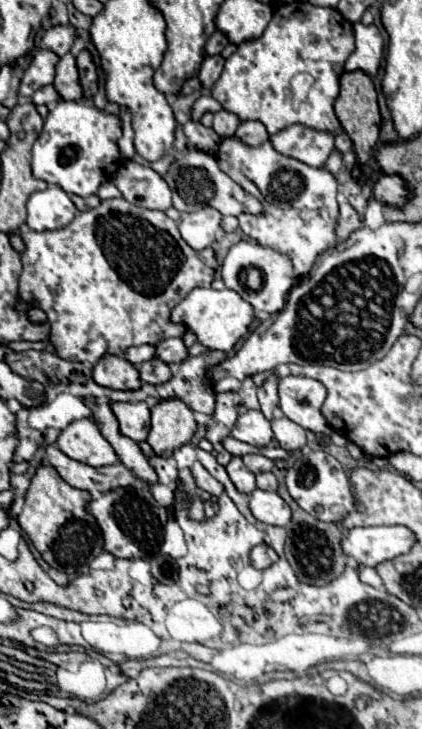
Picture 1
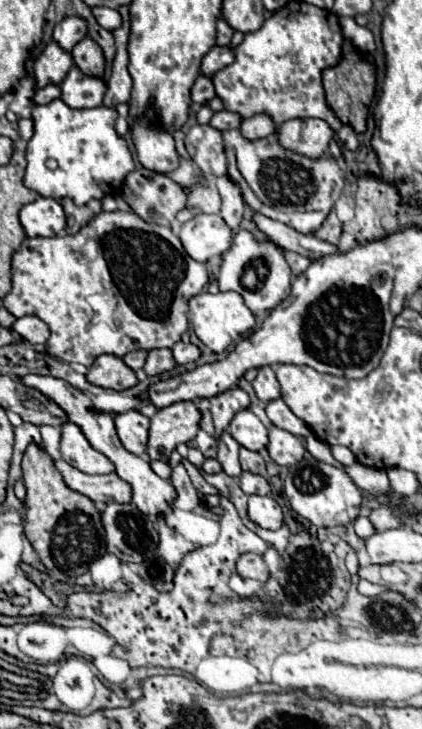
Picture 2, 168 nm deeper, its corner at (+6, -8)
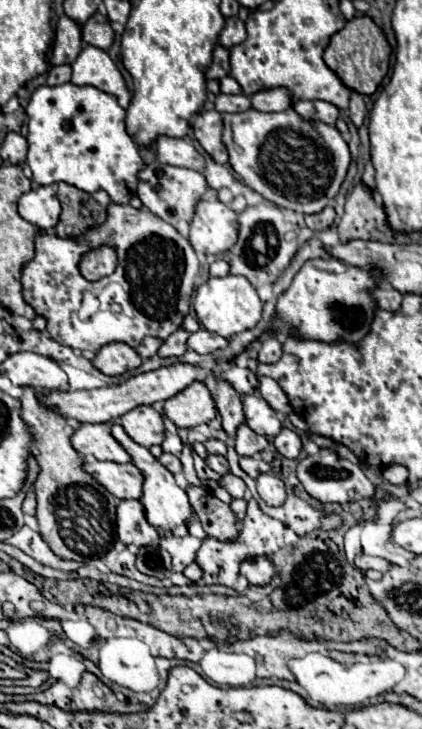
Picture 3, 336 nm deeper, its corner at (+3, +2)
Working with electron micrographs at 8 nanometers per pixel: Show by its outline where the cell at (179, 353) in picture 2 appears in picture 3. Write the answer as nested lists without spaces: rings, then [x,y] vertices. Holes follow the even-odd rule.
[[[200,328],[198,332],[190,334],[190,338],[188,338],[186,344],[188,344],[190,350],[194,350],[198,354],[210,354],[210,352],[214,352],[218,348],[228,346],[228,340],[222,338],[222,336],[218,336],[218,334],[212,334],[212,332]]]

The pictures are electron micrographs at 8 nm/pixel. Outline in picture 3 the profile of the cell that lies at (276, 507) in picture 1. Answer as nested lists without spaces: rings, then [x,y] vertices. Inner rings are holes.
[[[260,474],[256,480],[258,486],[258,494],[260,498],[268,504],[268,506],[282,506],[286,500],[286,490],[284,490],[284,482],[274,476],[274,474]]]

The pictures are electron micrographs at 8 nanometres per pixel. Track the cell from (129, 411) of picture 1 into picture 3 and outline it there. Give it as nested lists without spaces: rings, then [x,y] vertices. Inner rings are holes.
[[[138,406],[122,416],[126,434],[140,446],[150,448],[164,440],[164,420],[152,406]]]

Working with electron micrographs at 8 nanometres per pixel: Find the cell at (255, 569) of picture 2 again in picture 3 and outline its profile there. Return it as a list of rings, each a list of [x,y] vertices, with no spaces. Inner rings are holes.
[[[246,558],[240,564],[240,574],[246,576],[250,584],[264,586],[274,576],[274,564],[268,558]]]

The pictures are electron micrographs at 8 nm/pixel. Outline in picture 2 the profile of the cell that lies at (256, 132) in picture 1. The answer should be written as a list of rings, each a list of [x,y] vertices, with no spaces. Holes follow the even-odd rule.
[[[255,114],[251,118],[245,118],[239,130],[243,132],[243,136],[247,140],[257,140],[257,138],[265,138],[265,136],[273,134],[275,122],[267,114]]]

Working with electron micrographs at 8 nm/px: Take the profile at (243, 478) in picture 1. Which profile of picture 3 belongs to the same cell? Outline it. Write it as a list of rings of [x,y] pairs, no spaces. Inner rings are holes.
[[[218,382],[218,398],[216,398],[218,412],[222,416],[224,432],[234,440],[238,426],[244,422],[242,414],[242,398],[234,392],[234,388],[226,382]]]

